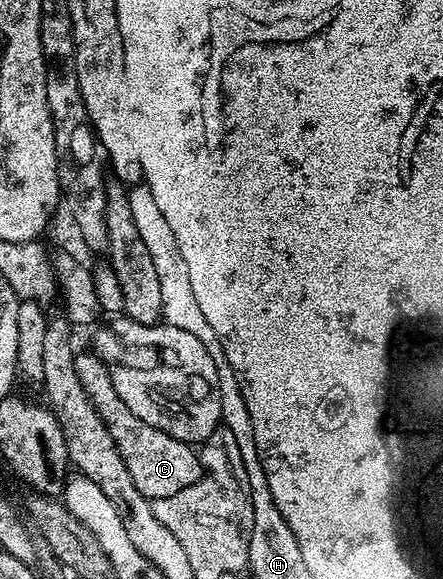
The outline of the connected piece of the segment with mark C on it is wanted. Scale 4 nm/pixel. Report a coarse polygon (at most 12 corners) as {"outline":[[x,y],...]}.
{"outline":[[101,354],[74,364],[136,489],[151,501],[202,479],[191,444],[120,401]]}

